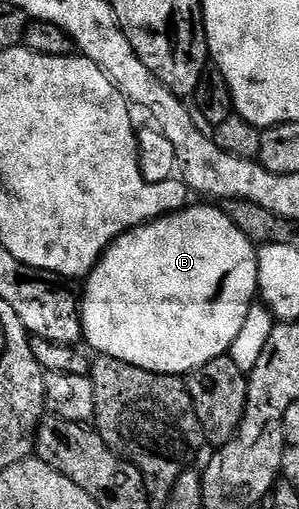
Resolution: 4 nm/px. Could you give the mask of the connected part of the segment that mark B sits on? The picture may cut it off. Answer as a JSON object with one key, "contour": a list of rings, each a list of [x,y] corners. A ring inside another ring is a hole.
{"contour":[[[189,205],[184,208],[183,211],[175,211],[172,215],[163,215],[160,219],[153,219],[151,223],[144,223],[140,227],[134,228],[132,231],[126,232],[124,235],[120,235],[111,245],[104,250],[104,256],[96,263],[96,268],[90,272],[86,277],[86,282],[82,287],[82,302],[80,305],[80,321],[83,327],[83,342],[88,342],[93,347],[93,352],[96,355],[105,355],[106,357],[114,357],[118,361],[126,361],[130,365],[138,365],[138,369],[146,369],[147,371],[153,371],[154,373],[162,373],[163,375],[175,375],[177,377],[187,376],[189,371],[198,369],[202,365],[206,365],[210,361],[214,361],[218,357],[228,355],[232,349],[232,342],[234,337],[238,337],[238,333],[242,333],[242,325],[246,325],[246,321],[253,314],[252,302],[258,299],[258,285],[259,285],[259,269],[257,261],[257,248],[246,237],[246,233],[242,233],[242,229],[238,229],[238,225],[234,225],[234,221],[230,221],[230,217],[225,213],[223,209],[216,205],[208,205],[212,207],[195,207],[195,205]]]}

